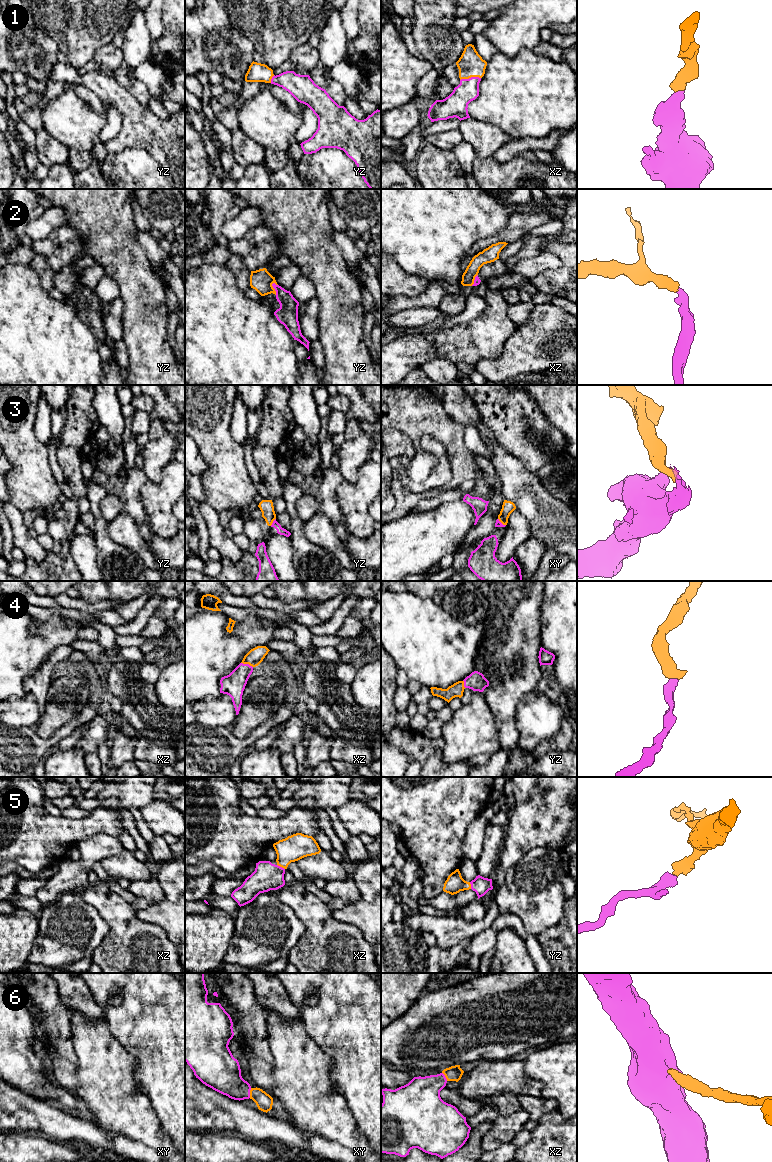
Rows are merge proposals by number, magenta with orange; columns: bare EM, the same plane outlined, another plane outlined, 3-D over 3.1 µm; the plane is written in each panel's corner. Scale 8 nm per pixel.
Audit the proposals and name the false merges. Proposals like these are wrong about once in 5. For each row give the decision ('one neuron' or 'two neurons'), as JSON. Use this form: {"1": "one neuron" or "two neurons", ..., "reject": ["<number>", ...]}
{"1": "one neuron", "2": "two neurons", "3": "two neurons", "4": "one neuron", "5": "one neuron", "6": "one neuron", "reject": ["2", "3"]}

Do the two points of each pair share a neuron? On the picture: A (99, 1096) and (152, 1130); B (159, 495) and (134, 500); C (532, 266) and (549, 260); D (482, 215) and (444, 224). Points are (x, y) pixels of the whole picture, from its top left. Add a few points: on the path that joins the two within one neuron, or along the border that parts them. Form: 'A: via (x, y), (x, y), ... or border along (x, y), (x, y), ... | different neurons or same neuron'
A: via (112, 1099), (139, 1122) | same neuron
B: border along (147, 480), (141, 491), (146, 522) | different neurons
C: via (536, 264), (545, 261) | same neuron
D: via (473, 215), (453, 215) | same neuron

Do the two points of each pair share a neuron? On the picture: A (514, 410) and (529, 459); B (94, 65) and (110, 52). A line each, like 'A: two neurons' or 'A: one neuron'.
A: one neuron
B: one neuron

